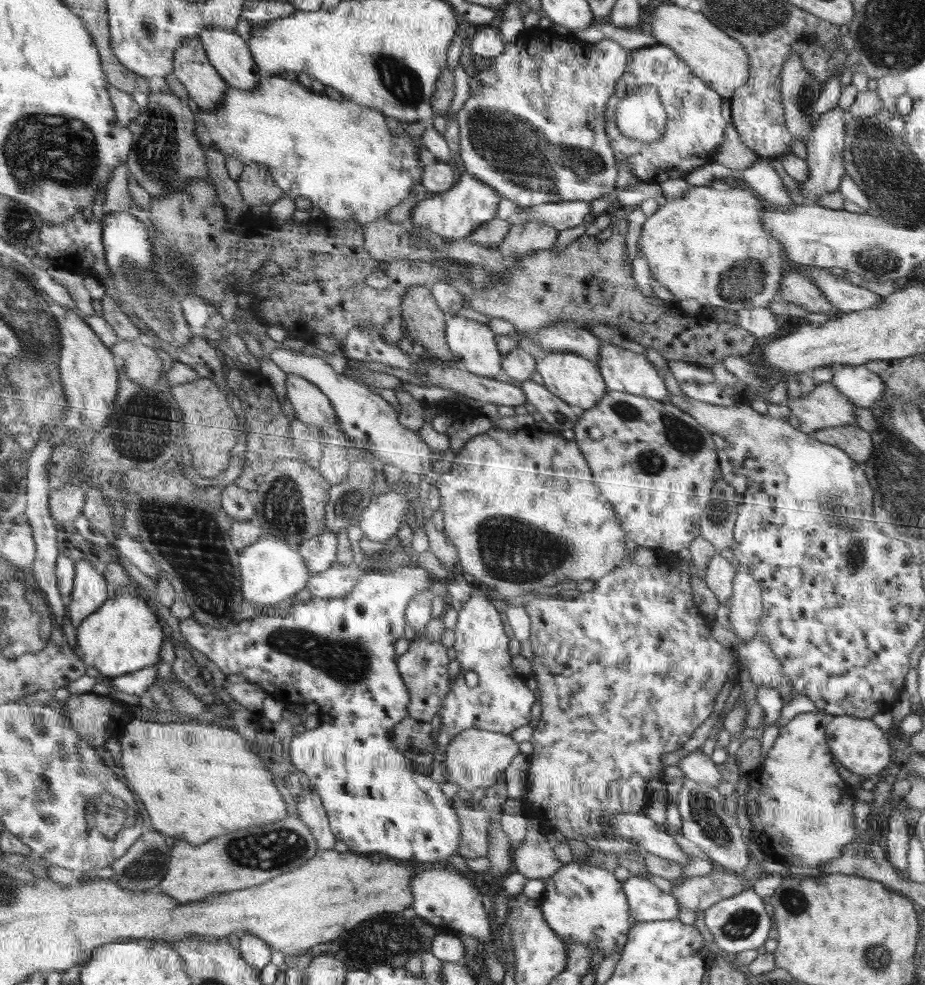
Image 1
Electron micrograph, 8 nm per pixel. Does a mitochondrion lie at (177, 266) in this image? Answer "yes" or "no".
yes

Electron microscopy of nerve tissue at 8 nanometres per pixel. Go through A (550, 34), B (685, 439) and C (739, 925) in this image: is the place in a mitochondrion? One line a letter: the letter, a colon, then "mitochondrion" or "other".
A: other
B: mitochondrion
C: mitochondrion

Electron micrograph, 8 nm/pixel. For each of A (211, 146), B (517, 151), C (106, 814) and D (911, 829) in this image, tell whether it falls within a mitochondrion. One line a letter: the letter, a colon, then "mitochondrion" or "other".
A: other
B: mitochondrion
C: mitochondrion
D: other

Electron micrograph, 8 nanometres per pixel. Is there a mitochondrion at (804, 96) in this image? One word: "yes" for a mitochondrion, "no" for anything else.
yes

